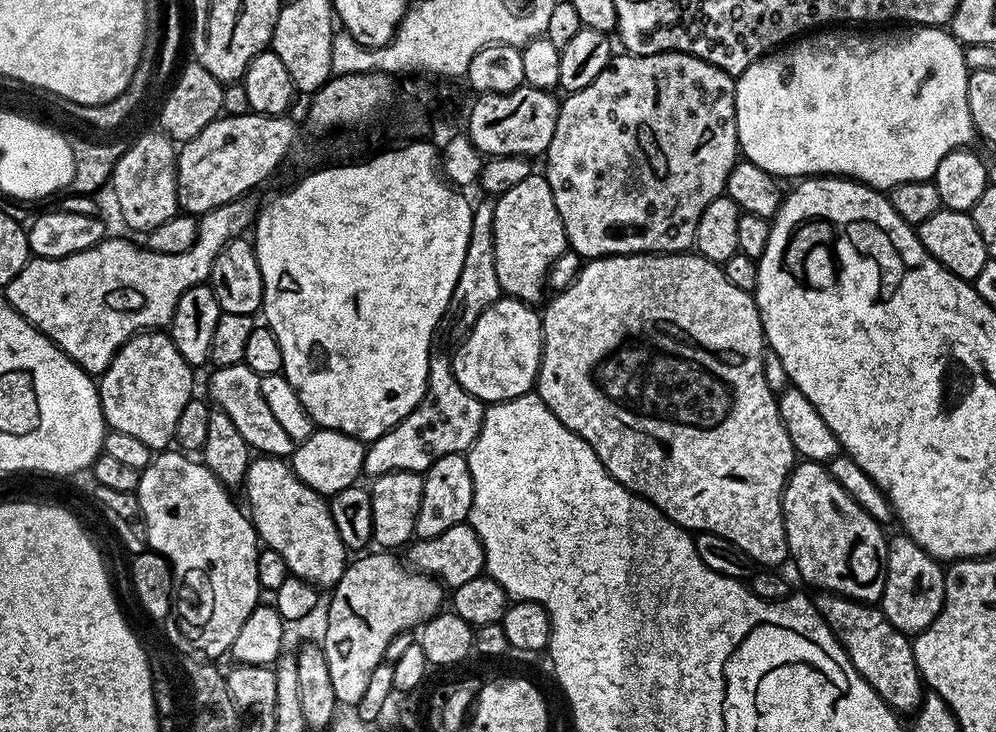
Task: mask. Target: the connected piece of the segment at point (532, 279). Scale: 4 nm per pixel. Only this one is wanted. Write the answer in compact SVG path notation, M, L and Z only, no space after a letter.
M533 174L525 178L514 186L514 190L503 192L495 201L495 206L494 270L498 270L501 293L533 306L539 305L545 299L552 260L558 254L569 251L568 235L562 226L558 206L554 206L548 177Z

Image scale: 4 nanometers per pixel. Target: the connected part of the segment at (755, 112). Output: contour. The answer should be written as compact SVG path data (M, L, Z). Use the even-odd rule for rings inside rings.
M920 26L915 30L908 31L912 32L900 32L897 36L863 36L863 34L860 33L863 31L860 30L820 30L815 34L808 34L803 38L797 39L791 46L784 46L779 50L773 50L760 60L755 60L742 75L735 77L736 133L738 134L740 152L742 153L743 159L749 160L750 163L756 164L759 168L766 170L771 176L777 178L785 178L784 176L796 176L795 178L838 176L850 180L859 180L861 184L867 184L869 188L875 188L877 190L891 190L895 188L897 184L905 184L906 182L914 182L915 180L932 180L938 170L938 162L942 162L942 158L946 158L946 154L950 154L956 148L963 148L973 143L971 140L972 136L974 140L974 129L972 126L970 106L968 105L968 74L970 69L965 60L965 45L961 44L960 41L952 35L951 31L945 30L940 26Z

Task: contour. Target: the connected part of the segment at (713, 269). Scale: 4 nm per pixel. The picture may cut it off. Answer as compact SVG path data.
M695 251L687 252L635 252L629 256L599 256L596 260L588 260L583 265L578 274L578 278L574 278L574 282L561 292L555 293L542 308L542 319L544 321L544 349L542 350L542 362L538 370L538 378L534 389L535 395L540 397L541 402L552 411L557 418L563 422L566 427L574 434L581 436L590 447L594 450L594 454L598 454L598 458L602 462L602 466L606 466L606 470L613 478L619 482L623 488L629 488L636 495L648 500L657 510L663 512L664 515L679 526L686 528L693 533L709 532L710 534L718 534L722 538L726 538L730 542L734 542L734 546L738 546L746 554L750 554L750 558L760 566L780 566L783 560L789 559L788 543L786 542L786 530L784 529L784 511L782 510L782 498L784 497L784 485L788 482L788 476L792 472L794 465L797 463L798 457L796 447L790 442L790 434L786 430L786 426L780 417L780 406L778 403L777 393L773 392L772 387L768 385L768 379L764 373L764 353L766 351L766 341L764 339L764 327L760 321L760 311L756 309L756 297L746 290L738 290L738 286L734 286L734 282L730 282L730 278L726 278L723 267L707 260L706 257L697 254Z

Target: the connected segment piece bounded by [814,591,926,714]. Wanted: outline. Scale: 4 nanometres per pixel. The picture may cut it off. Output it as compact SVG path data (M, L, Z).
M821 591L817 596L820 597L815 597L814 603L820 611L820 617L827 622L832 633L838 638L838 642L846 650L854 670L858 670L858 674L862 674L864 681L888 703L893 712L897 714L915 713L920 706L920 701L926 695L926 685L920 679L918 662L914 658L909 633L893 626L890 618L886 618L884 611L876 604L866 604L862 600L851 600L848 596L837 596L826 591Z

